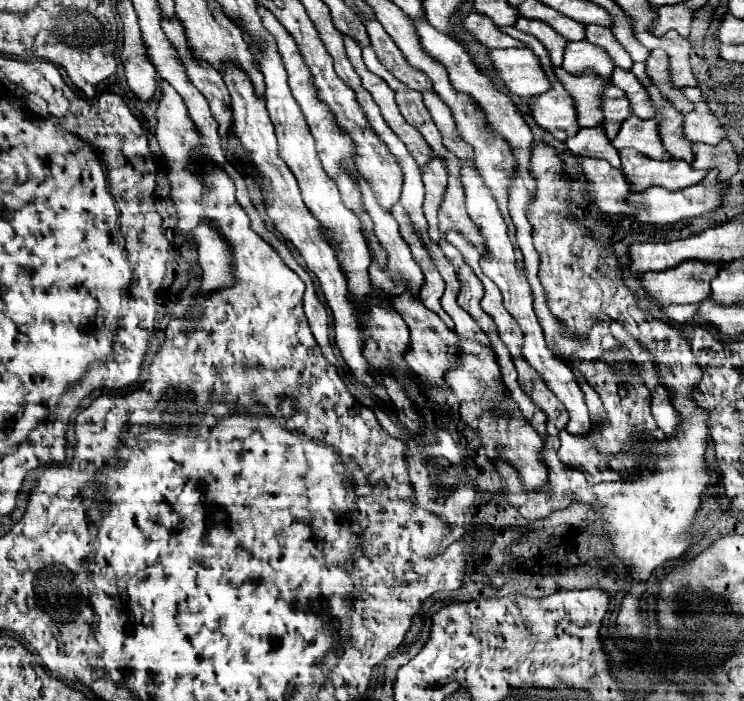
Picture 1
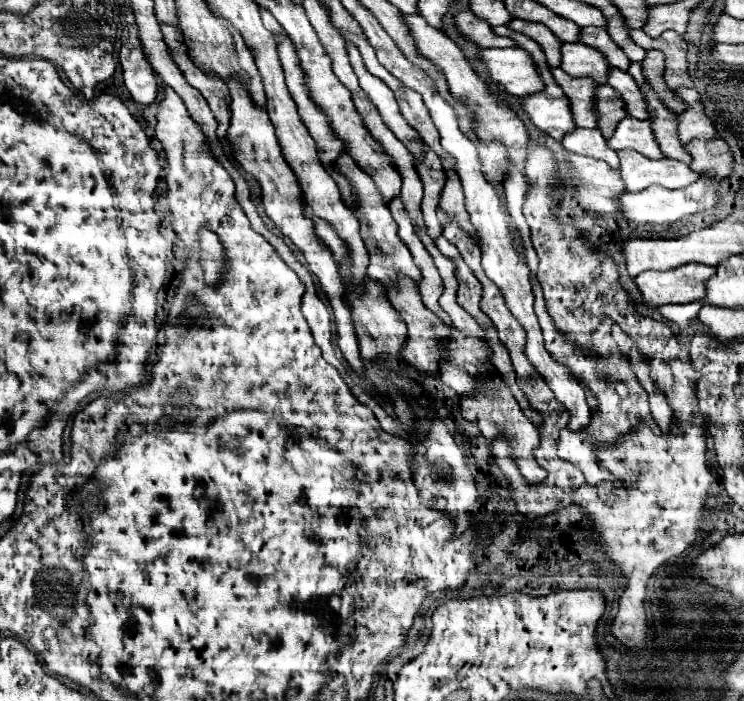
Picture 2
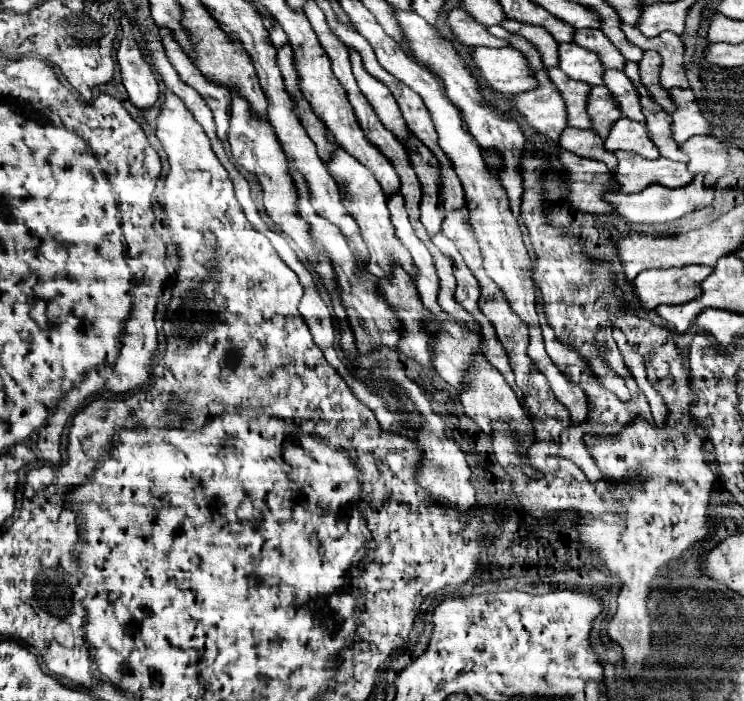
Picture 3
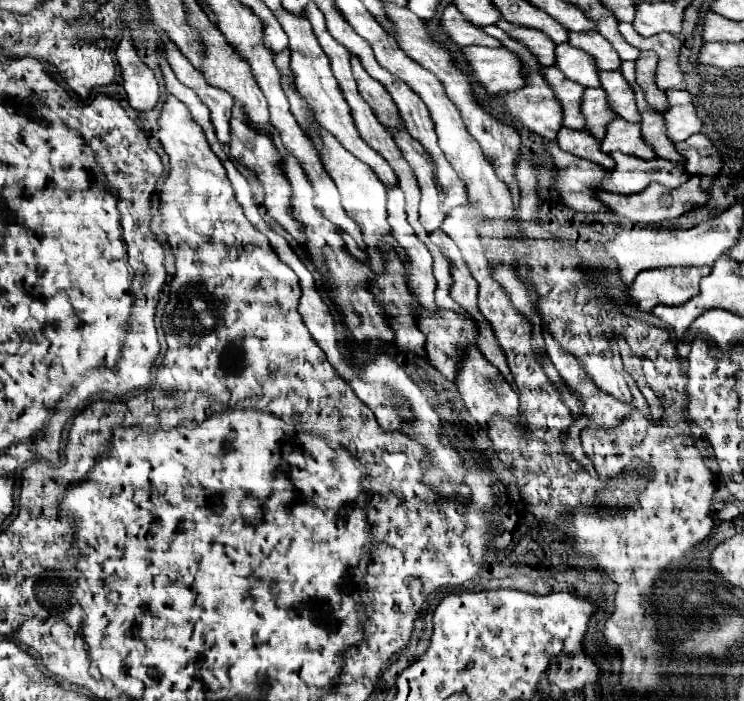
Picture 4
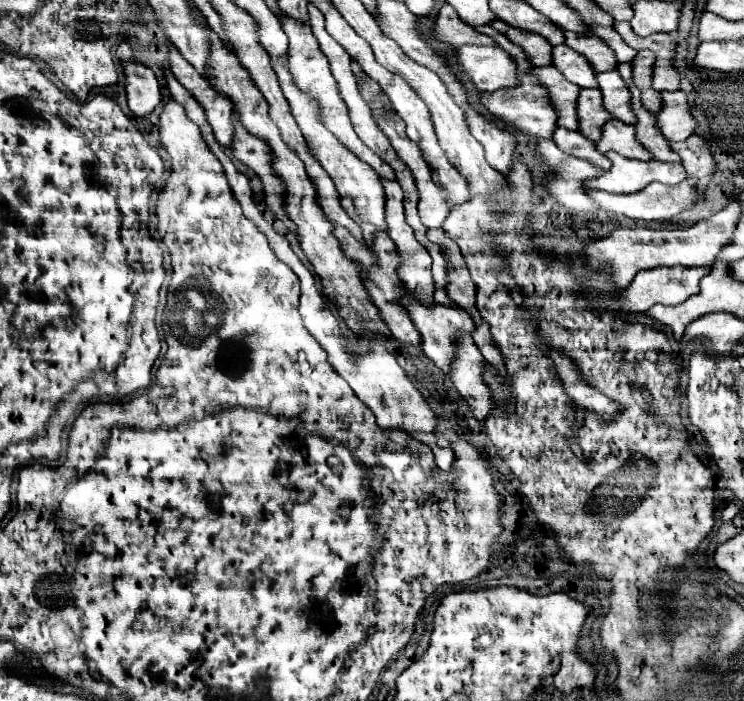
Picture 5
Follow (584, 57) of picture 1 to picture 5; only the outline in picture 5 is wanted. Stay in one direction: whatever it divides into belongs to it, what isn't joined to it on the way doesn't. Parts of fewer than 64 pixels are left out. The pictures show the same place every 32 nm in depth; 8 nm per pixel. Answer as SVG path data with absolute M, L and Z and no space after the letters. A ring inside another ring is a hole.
M566 44L554 46L552 50L552 58L554 58L554 66L574 84L578 84L580 88L596 88L596 72L592 72L592 64L588 64L588 60L584 60L584 56L580 56L580 52L572 52L572 48L568 48Z

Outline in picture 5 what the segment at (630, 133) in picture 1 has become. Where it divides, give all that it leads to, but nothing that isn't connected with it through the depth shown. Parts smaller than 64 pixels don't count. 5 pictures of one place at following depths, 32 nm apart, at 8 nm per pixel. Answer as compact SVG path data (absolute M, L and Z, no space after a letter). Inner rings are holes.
M610 120L602 128L602 140L596 142L598 152L614 150L626 158L638 158L638 160L650 160L648 150L636 140L636 130L632 124L624 124L622 120Z

